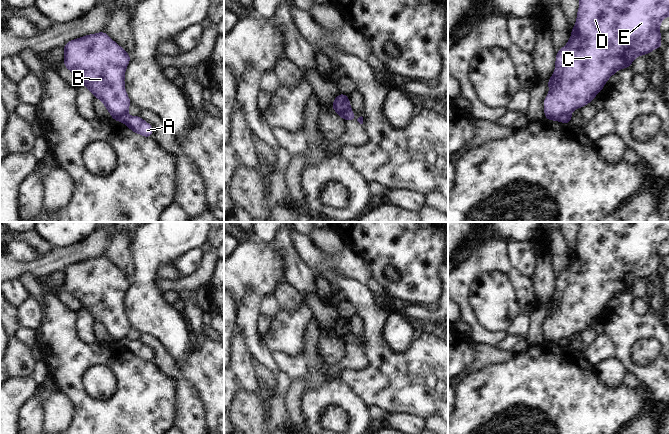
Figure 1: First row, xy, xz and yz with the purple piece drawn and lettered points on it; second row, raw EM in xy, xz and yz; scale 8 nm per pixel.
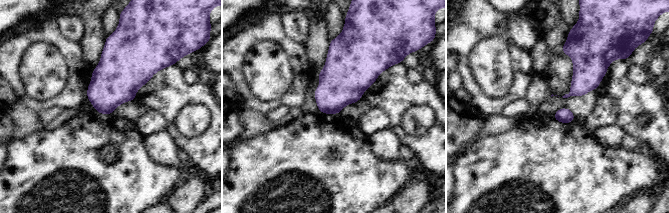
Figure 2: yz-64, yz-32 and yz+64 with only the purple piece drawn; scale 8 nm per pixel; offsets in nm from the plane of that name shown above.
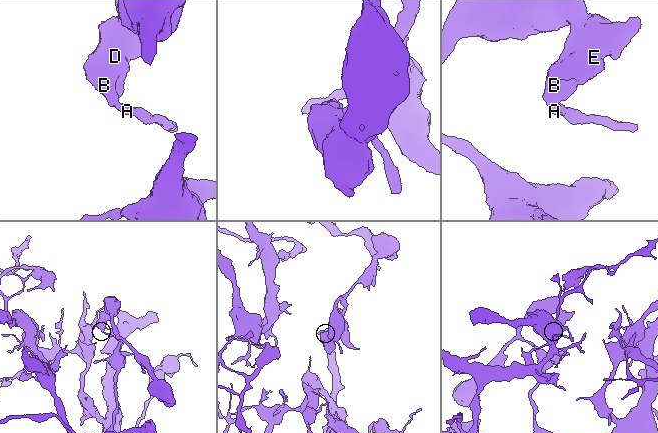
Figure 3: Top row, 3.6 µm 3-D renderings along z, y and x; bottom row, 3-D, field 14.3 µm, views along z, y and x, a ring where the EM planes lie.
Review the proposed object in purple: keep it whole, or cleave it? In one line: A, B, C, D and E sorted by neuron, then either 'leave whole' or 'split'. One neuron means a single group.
A / B C D E; split

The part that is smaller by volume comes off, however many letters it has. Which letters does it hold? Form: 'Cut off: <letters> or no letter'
Cut off: A

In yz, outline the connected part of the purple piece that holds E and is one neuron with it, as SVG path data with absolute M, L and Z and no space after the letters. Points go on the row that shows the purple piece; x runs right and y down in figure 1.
M580 0L577 22L572 28L571 38L556 53L555 72L547 82L550 92L544 100L546 120L558 120L561 115L570 115L574 109L585 106L617 70L628 68L638 55L661 48L660 21L667 16L669 0Z

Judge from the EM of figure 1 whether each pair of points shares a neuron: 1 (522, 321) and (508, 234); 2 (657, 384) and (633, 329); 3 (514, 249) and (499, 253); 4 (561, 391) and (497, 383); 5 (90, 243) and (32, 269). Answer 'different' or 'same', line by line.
1: different
2: same
3: different
4: same
5: same

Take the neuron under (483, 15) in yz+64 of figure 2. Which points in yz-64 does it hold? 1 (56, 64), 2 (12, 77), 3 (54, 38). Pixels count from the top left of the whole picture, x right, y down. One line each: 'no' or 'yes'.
1: no
2: yes
3: yes

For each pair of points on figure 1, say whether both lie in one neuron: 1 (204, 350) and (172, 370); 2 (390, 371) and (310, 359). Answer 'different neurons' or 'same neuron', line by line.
1: same neuron
2: different neurons

